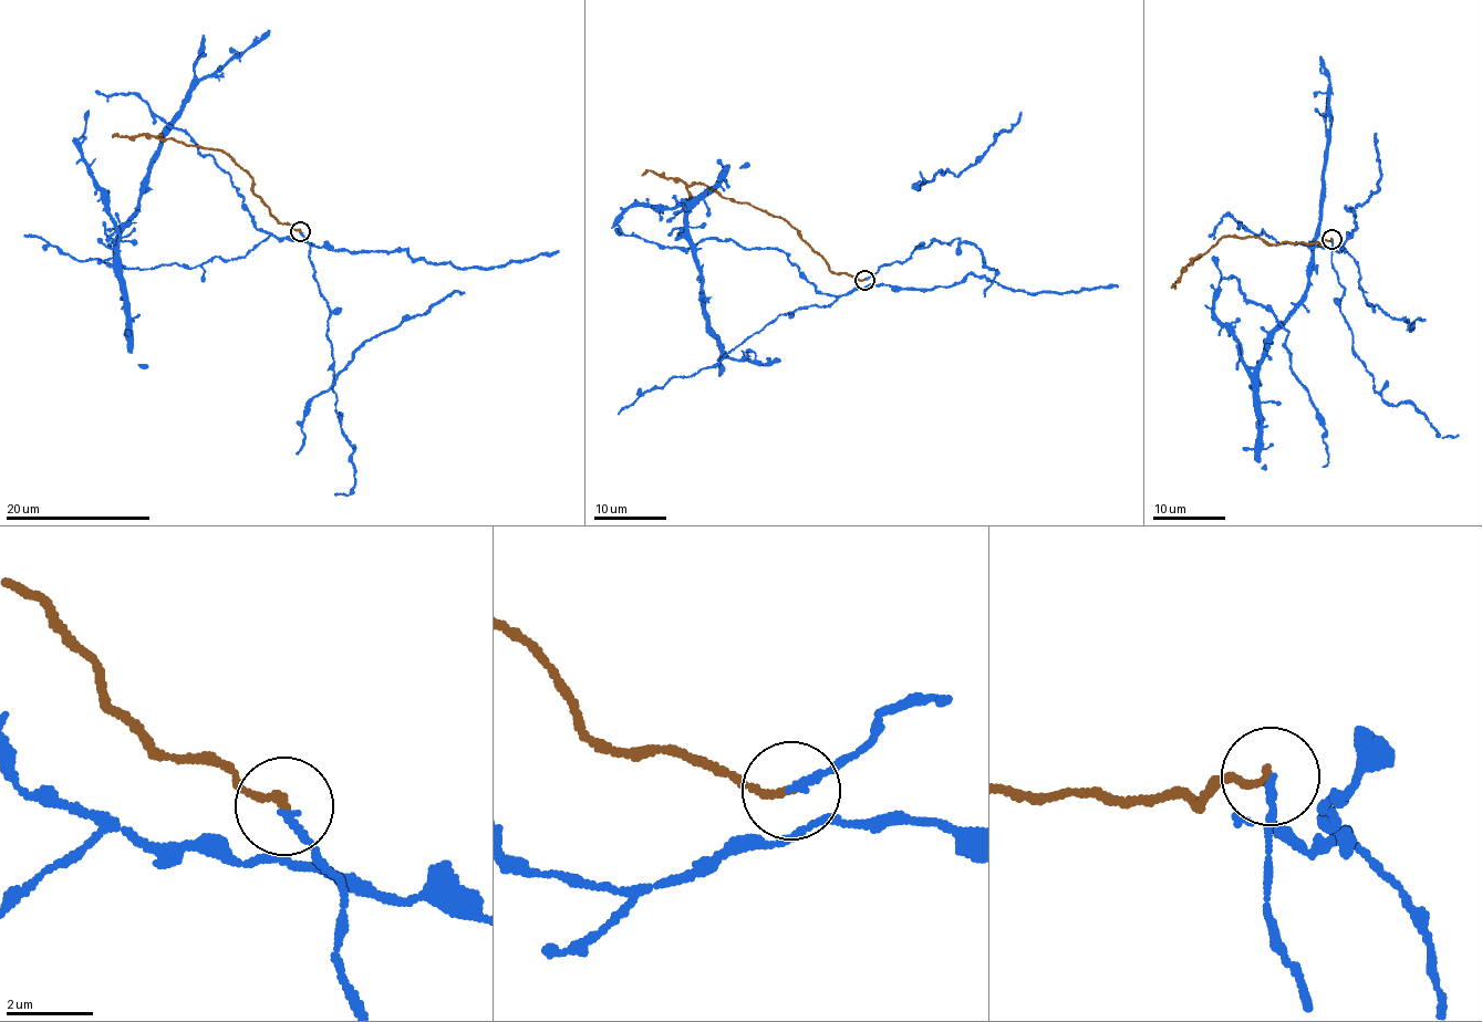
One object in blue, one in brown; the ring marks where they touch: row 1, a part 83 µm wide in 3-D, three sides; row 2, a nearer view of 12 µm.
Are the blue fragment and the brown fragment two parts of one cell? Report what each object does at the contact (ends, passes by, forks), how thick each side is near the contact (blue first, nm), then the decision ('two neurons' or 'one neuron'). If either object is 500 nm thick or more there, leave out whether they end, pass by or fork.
blue ends | brown ends | 170/170 nm | two neurons

